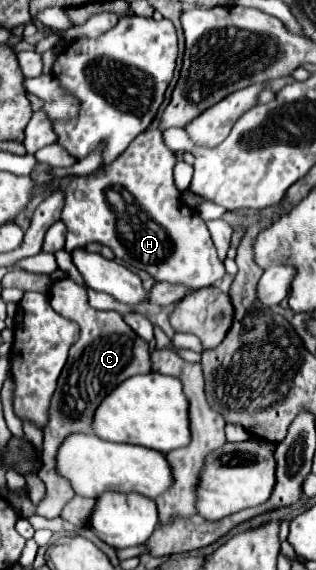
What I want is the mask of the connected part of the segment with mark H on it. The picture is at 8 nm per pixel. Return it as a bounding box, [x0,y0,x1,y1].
[54,130,226,290]

